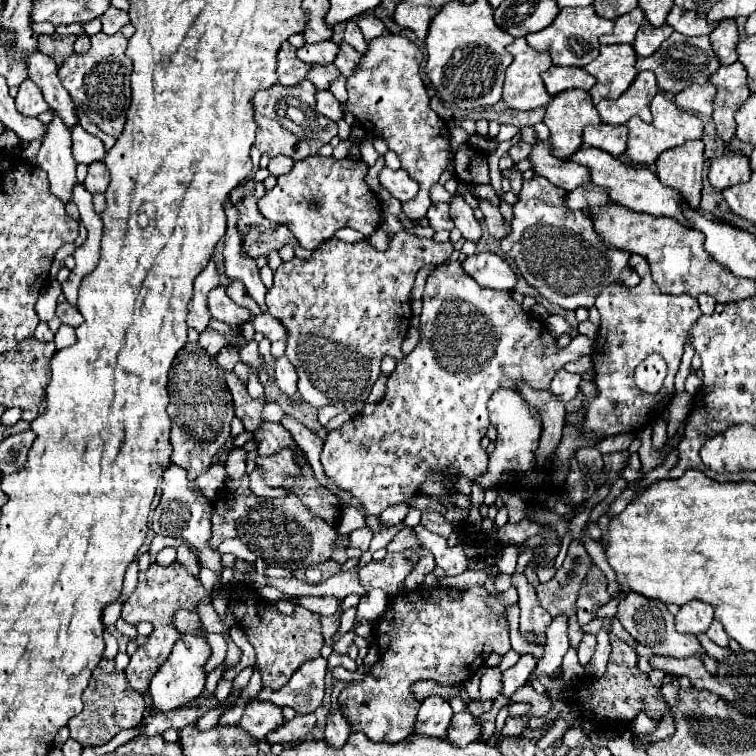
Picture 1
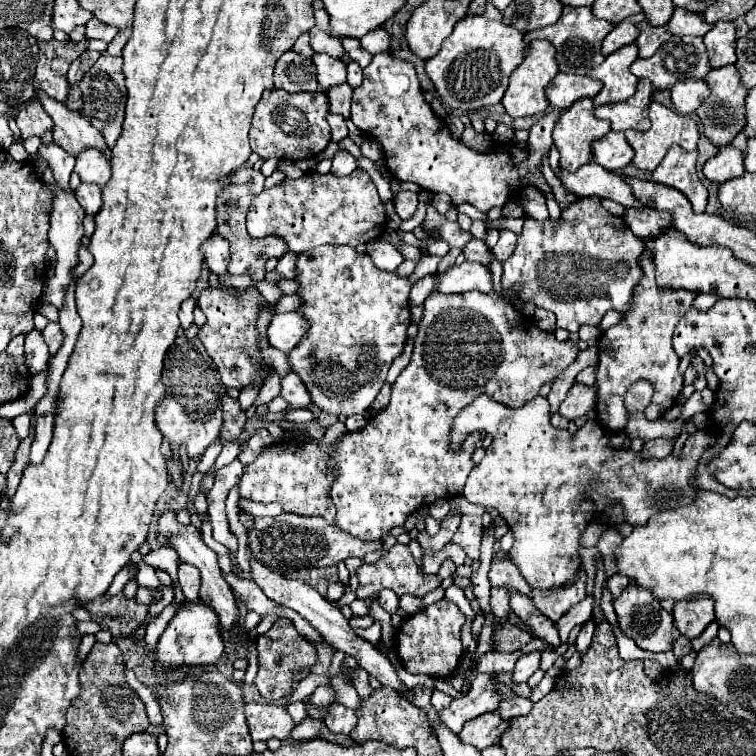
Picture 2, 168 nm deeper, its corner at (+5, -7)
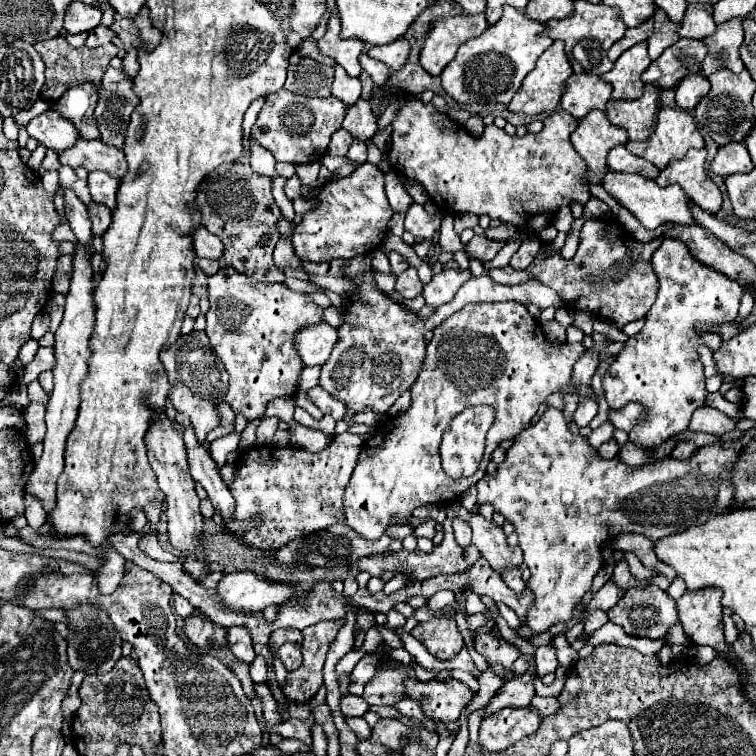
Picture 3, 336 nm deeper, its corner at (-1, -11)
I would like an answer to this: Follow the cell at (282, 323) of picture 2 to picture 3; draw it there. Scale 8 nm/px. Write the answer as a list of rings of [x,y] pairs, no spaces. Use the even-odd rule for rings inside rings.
[[[323,321],[315,327],[307,327],[305,331],[299,331],[295,339],[295,347],[303,363],[311,367],[311,365],[323,365],[329,359],[337,341],[339,341],[337,329],[333,329],[329,323]]]

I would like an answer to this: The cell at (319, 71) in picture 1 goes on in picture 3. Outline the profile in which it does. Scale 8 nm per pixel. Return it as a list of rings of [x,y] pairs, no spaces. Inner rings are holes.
[[[359,101],[355,107],[347,109],[343,129],[349,131],[357,141],[367,141],[377,133],[377,117],[371,113],[369,101]]]

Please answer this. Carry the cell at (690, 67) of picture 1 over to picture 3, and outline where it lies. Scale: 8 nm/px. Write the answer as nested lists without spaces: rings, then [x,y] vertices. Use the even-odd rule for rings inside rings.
[[[679,39],[667,47],[659,59],[655,59],[643,73],[643,83],[651,83],[659,89],[673,89],[679,81],[691,73],[699,73],[701,61],[707,49],[697,39]]]

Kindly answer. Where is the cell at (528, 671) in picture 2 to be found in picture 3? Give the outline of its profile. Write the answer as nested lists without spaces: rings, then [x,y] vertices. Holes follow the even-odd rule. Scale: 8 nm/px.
[[[543,645],[543,647],[537,647],[535,651],[535,663],[537,663],[537,675],[543,677],[547,673],[553,673],[559,665],[557,661],[557,655],[555,655],[555,647],[553,645]]]

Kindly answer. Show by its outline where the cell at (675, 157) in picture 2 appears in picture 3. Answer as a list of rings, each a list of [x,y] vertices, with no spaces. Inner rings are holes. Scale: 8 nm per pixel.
[[[689,149],[683,161],[669,163],[669,167],[661,171],[657,183],[663,187],[679,183],[701,209],[717,213],[723,205],[723,197],[717,183],[705,171],[705,157],[705,149]]]

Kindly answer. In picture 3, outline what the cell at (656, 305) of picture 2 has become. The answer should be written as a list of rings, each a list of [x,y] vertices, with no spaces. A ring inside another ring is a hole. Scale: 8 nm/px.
[[[665,239],[661,247],[653,255],[653,269],[659,277],[659,295],[653,307],[647,313],[645,327],[641,333],[629,337],[623,351],[617,355],[615,363],[609,367],[609,371],[603,377],[605,387],[605,399],[611,409],[621,409],[627,403],[635,401],[645,407],[647,411],[647,423],[637,423],[631,431],[631,441],[639,445],[659,445],[667,441],[669,437],[685,431],[689,427],[689,419],[695,409],[705,405],[707,389],[705,389],[705,375],[703,365],[697,357],[697,347],[707,345],[711,351],[719,349],[721,337],[719,335],[697,335],[695,327],[701,323],[731,323],[737,317],[739,303],[743,289],[727,279],[723,273],[717,273],[711,267],[705,267],[699,263],[687,249],[687,245],[679,239]]]

